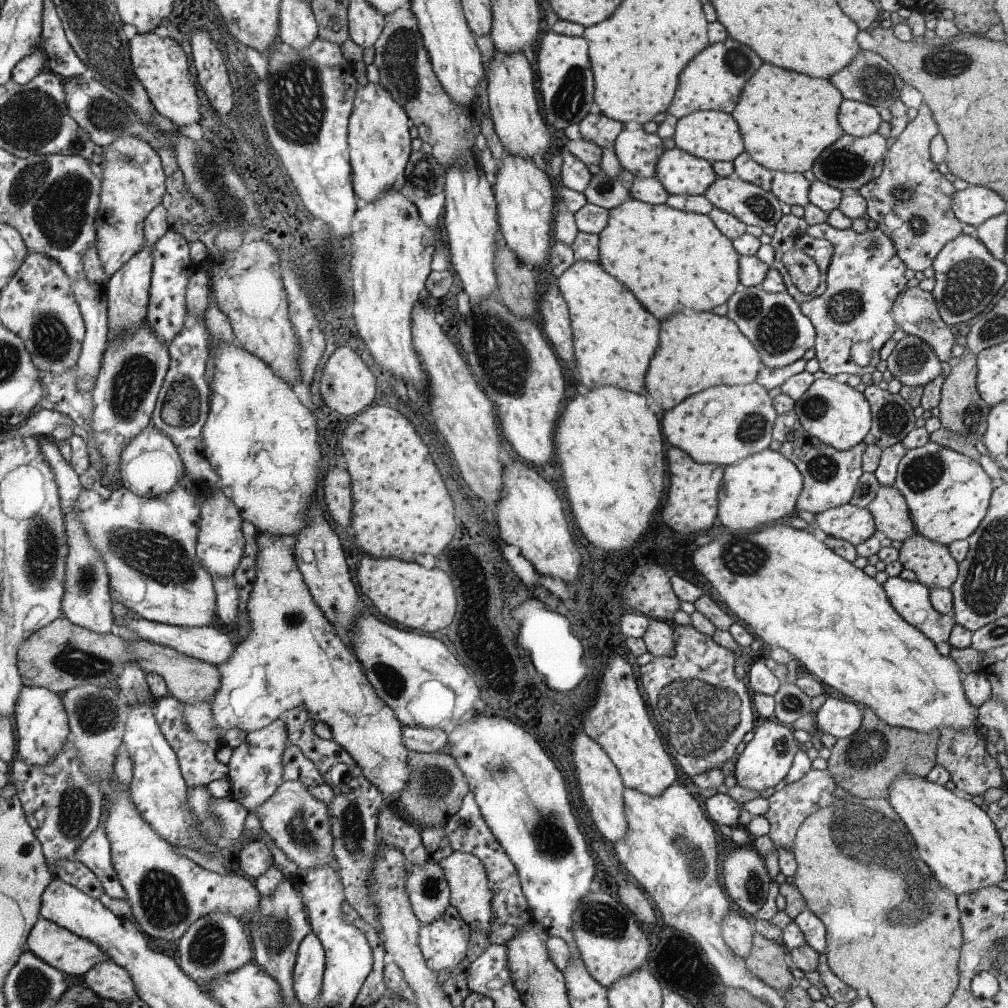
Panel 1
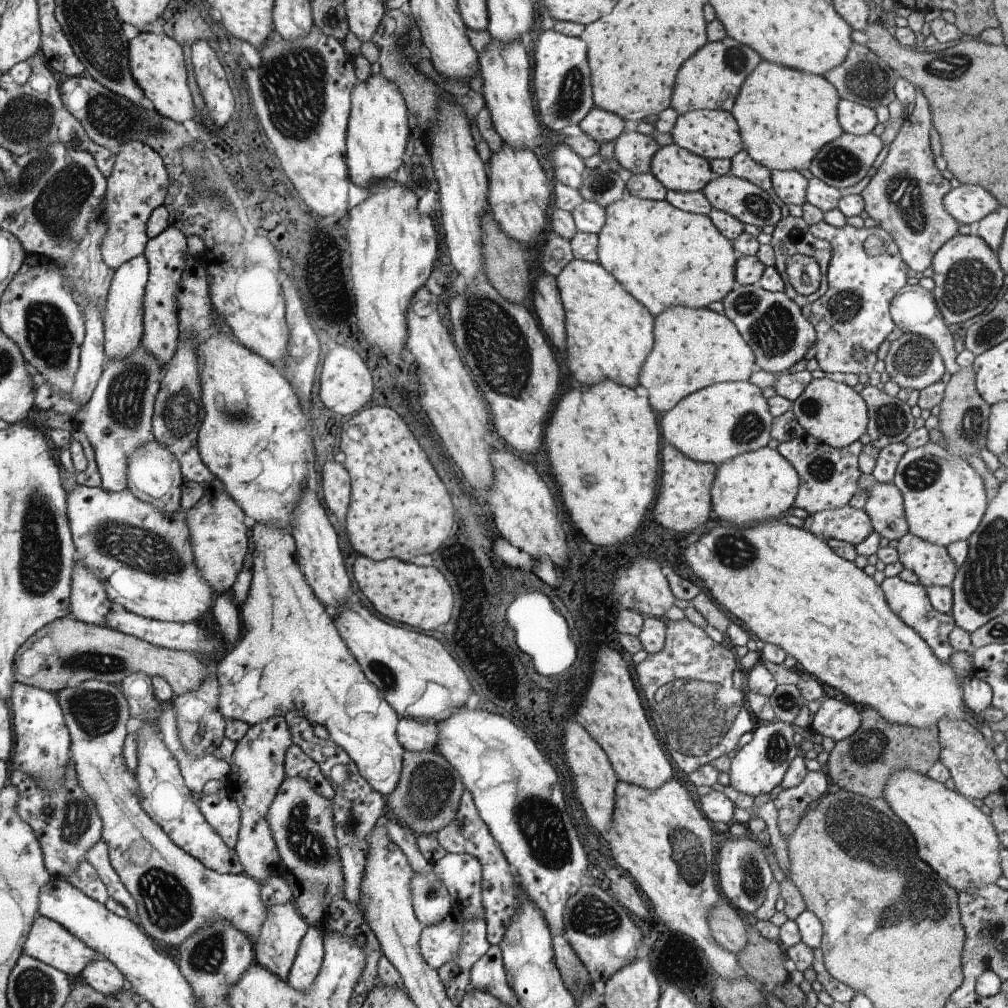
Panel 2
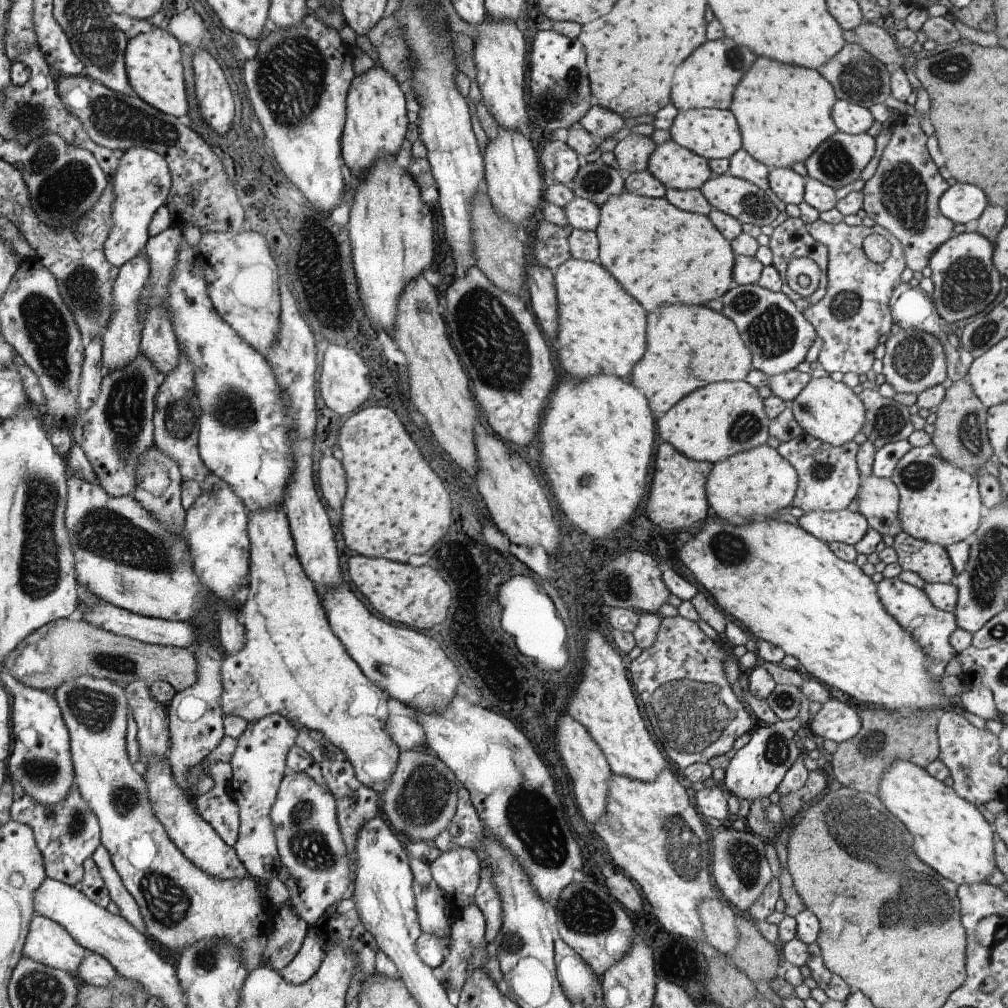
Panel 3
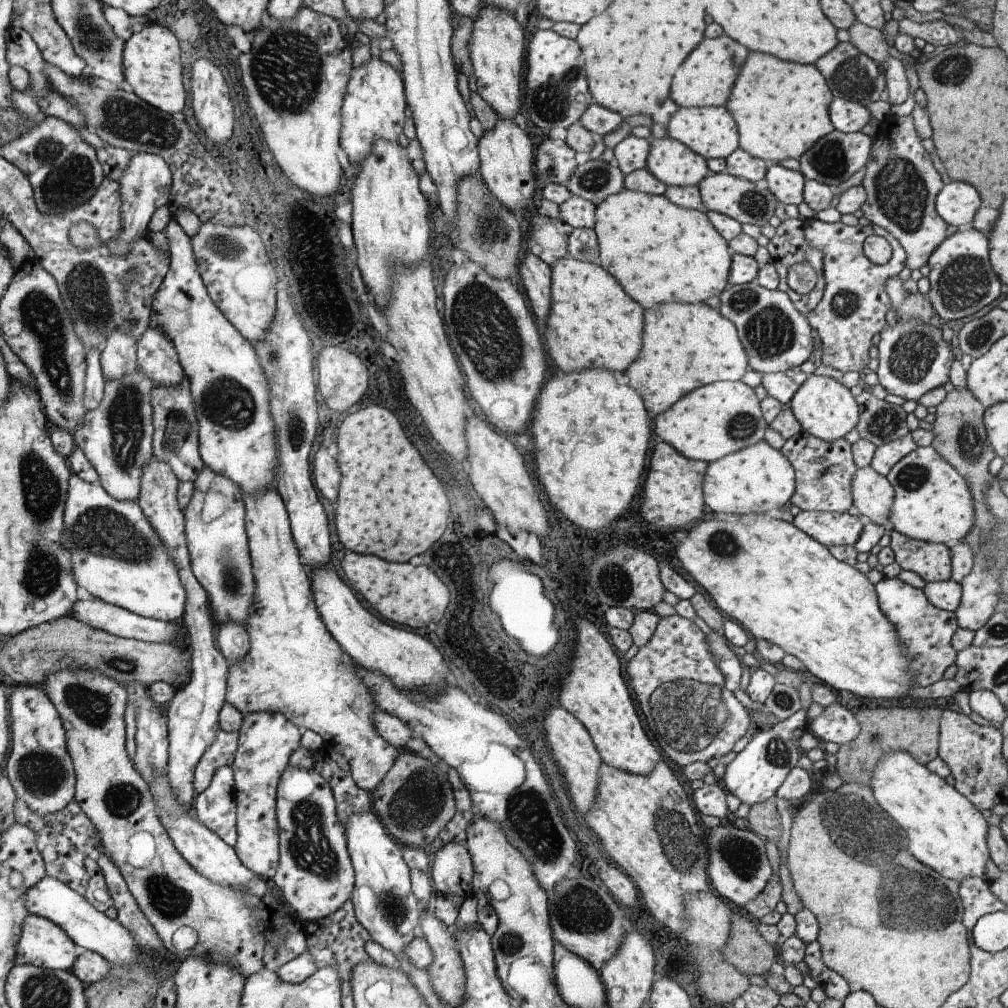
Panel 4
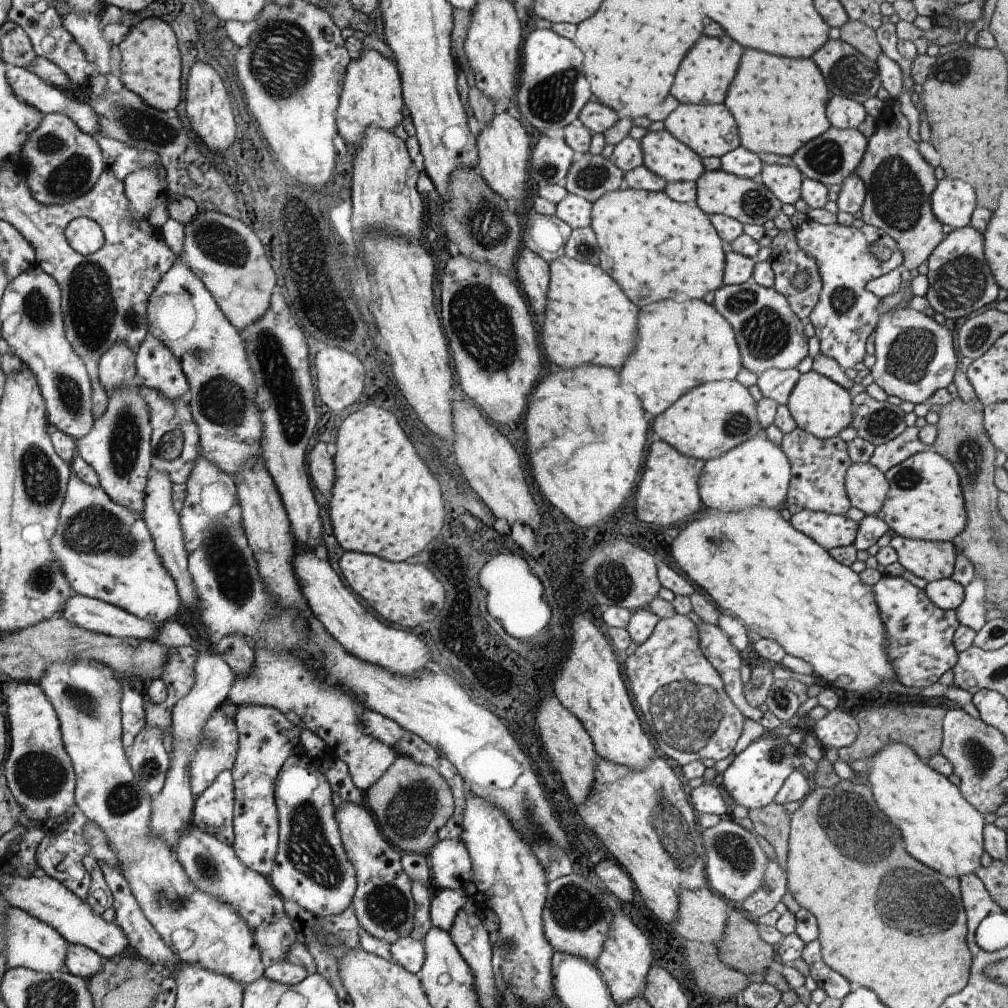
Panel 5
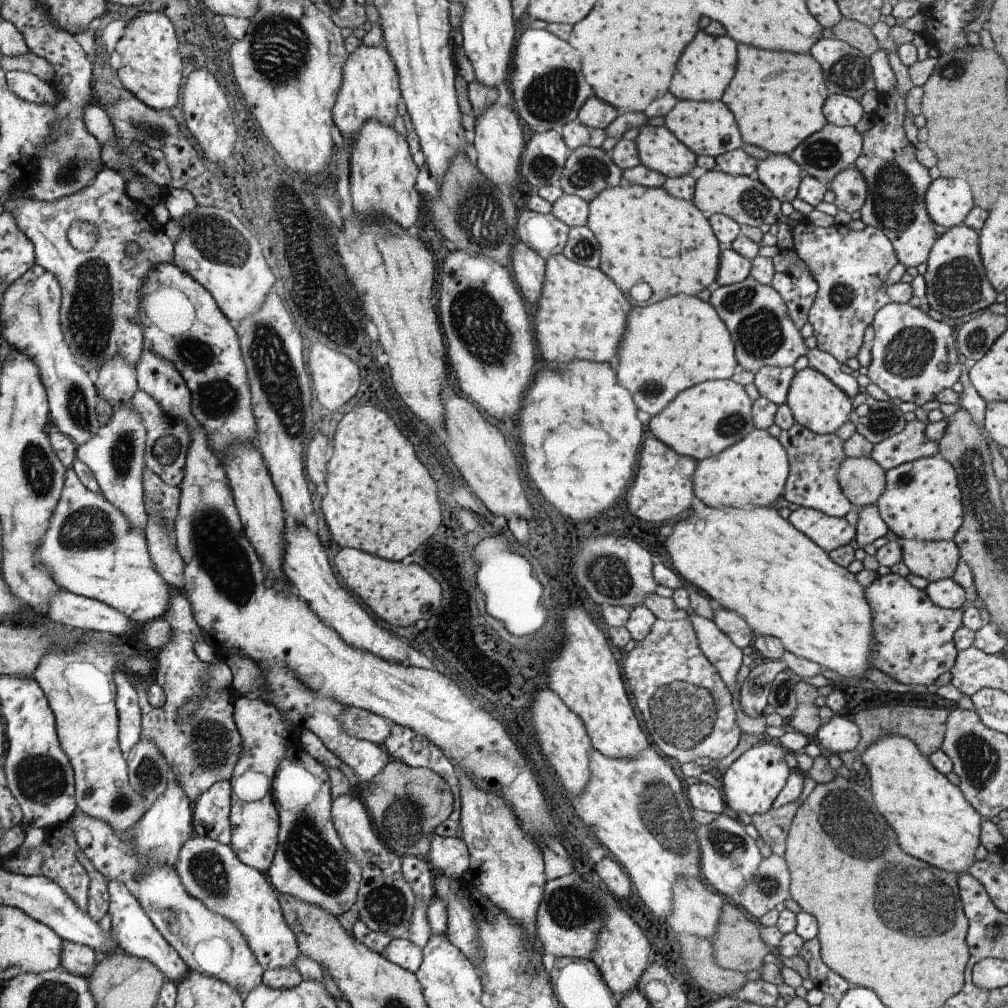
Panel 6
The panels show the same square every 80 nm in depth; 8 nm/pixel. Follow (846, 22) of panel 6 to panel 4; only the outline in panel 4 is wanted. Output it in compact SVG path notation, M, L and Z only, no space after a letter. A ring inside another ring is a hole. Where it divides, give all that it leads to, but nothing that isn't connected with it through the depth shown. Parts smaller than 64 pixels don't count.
M856 20L847 30L850 42L866 56L879 63L884 63L890 57L890 44L882 38L882 30L869 27Z

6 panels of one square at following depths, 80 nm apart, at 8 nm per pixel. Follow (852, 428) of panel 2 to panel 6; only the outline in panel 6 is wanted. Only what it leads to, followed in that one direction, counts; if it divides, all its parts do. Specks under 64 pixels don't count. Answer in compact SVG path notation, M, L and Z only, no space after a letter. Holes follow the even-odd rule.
M806 368L794 374L790 384L787 406L792 410L795 423L814 432L814 434L834 434L843 424L848 422L852 411L851 399L824 374Z

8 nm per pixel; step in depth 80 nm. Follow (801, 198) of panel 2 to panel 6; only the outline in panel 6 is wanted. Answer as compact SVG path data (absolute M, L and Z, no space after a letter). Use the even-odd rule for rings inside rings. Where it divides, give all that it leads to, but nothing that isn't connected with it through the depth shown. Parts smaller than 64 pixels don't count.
M768 154L768 158L758 161L755 176L782 204L791 203L798 196L802 170L788 155Z

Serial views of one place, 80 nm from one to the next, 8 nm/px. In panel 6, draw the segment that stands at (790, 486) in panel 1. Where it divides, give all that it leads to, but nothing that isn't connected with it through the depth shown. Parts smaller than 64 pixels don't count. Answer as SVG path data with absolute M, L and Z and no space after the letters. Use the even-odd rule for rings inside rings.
M754 429L744 440L724 452L698 461L692 476L694 494L712 508L768 507L784 494L790 476L789 460L782 444L766 429Z

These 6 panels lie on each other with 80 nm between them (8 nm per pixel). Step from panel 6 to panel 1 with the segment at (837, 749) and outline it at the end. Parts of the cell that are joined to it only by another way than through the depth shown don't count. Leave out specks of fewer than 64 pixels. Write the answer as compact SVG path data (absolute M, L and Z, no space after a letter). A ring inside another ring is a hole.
M827 698L814 714L816 732L832 734L837 739L854 734L862 726L862 719L862 711L855 703L840 698Z

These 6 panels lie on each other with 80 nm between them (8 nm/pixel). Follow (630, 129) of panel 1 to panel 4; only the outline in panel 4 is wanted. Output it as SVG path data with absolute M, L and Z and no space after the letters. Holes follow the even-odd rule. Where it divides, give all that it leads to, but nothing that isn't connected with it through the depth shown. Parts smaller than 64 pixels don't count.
M630 134L622 142L619 142L613 150L614 163L620 166L626 176L635 170L647 168L650 150L648 139L638 138Z

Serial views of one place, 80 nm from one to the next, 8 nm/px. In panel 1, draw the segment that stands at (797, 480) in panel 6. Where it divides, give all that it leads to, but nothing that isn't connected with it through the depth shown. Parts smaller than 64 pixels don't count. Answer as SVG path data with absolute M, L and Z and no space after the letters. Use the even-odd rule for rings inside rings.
M814 437L794 439L792 442L782 443L782 456L790 459L803 476L803 489L797 498L796 510L807 510L817 515L828 509L833 509L850 502L860 476L862 476L862 455L867 444L864 441L845 451L836 450Z

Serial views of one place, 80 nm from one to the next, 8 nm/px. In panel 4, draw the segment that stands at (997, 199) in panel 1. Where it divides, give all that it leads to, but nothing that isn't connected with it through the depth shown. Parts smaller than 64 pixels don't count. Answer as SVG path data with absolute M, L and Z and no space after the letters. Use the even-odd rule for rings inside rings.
M952 181L936 195L935 207L939 217L948 225L962 226L973 221L983 202L971 183Z

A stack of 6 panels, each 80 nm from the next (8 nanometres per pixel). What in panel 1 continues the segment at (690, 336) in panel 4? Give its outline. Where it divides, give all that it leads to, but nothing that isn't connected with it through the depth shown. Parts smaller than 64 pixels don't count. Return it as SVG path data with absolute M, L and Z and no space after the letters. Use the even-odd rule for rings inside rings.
M684 309L679 313L671 314L669 317L661 320L661 325L659 328L659 343L656 352L650 361L649 367L647 368L646 374L644 375L645 392L650 394L652 398L658 400L658 402L660 402L660 406L662 406L663 410L666 412L672 410L675 406L678 406L679 402L686 400L689 396L710 387L715 387L718 385L745 385L754 383L762 366L763 364L760 360L760 355L758 354L755 346L750 342L749 338L746 338L746 336L742 334L742 331L738 328L738 326L736 326L736 323L728 318L728 315L720 316L715 314L713 311L695 311L692 309Z

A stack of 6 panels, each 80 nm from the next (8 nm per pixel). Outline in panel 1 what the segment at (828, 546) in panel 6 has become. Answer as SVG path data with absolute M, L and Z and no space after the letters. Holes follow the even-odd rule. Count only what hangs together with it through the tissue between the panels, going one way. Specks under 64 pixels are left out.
M848 503L815 515L815 523L810 530L818 535L821 533L846 540L856 546L868 540L876 528L868 509Z

